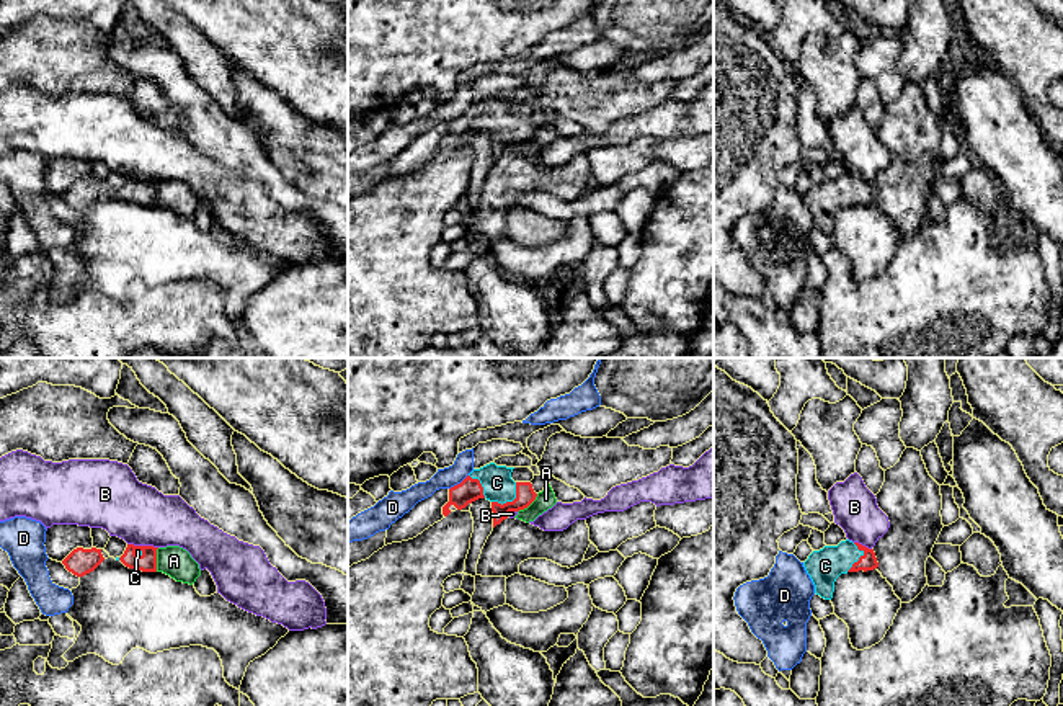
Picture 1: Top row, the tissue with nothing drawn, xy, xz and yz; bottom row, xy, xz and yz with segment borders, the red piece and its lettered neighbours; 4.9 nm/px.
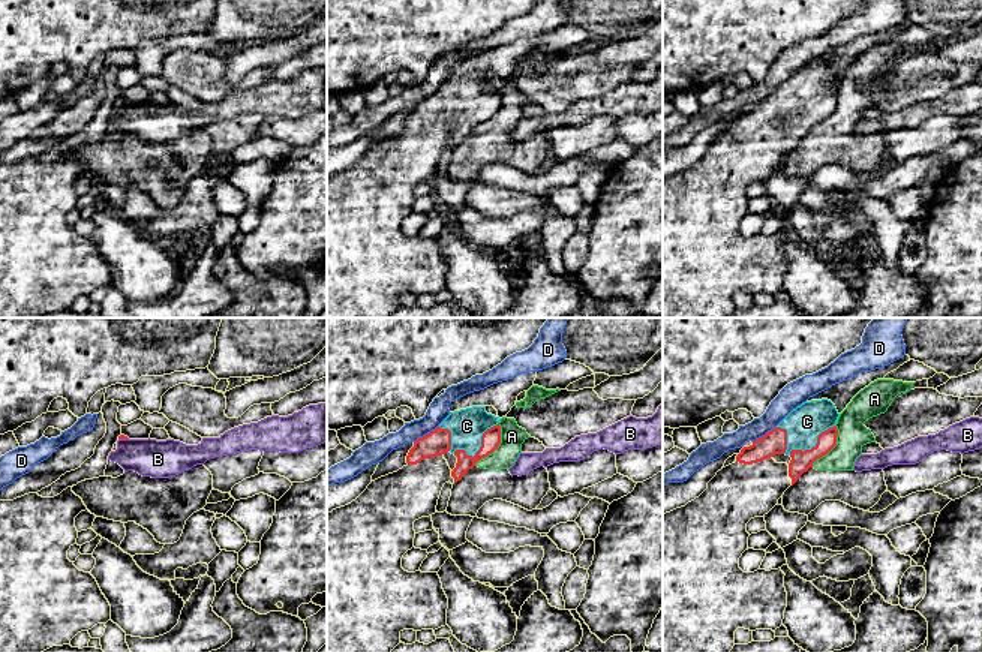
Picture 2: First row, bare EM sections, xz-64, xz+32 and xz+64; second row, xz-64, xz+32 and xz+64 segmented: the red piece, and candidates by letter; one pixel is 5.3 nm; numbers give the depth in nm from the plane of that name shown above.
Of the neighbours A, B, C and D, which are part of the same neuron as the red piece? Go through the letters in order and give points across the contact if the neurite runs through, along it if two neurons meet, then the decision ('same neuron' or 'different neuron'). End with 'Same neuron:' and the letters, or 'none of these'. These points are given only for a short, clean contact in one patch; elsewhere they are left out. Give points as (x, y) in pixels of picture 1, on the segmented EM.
A: border xy (159, 548), (155, 571); different neuron
B: border xy (128, 543), (157, 548); different neuron
C: same neuron
D: border xz (467, 474), (449, 489); different neuron
Same neuron: C

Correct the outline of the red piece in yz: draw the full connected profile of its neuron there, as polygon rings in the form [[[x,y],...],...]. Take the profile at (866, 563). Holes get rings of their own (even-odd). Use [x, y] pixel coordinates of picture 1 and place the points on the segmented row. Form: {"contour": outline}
{"contour": [[[846,539],[838,546],[825,546],[820,551],[813,551],[803,567],[815,585],[815,593],[831,600],[834,582],[841,574],[874,570],[878,562],[874,549]]]}

